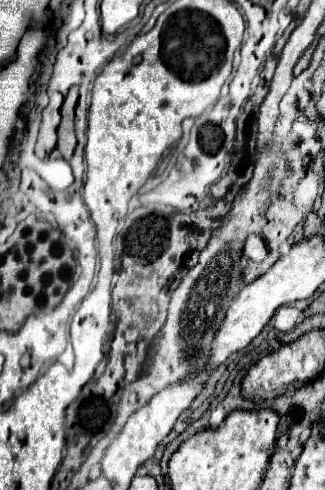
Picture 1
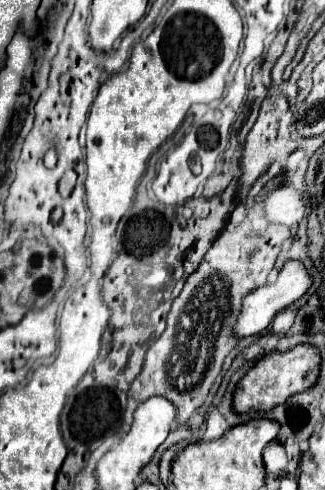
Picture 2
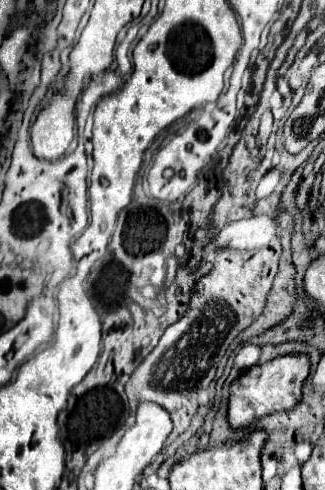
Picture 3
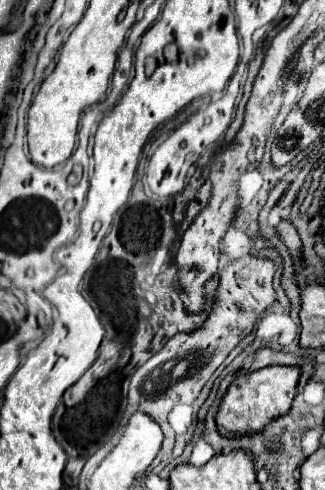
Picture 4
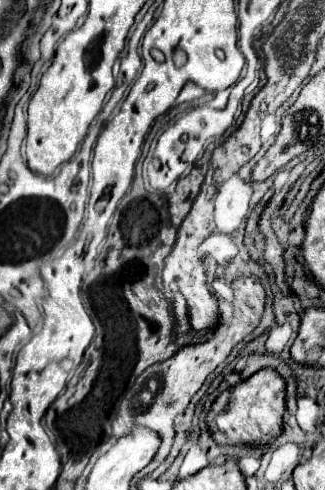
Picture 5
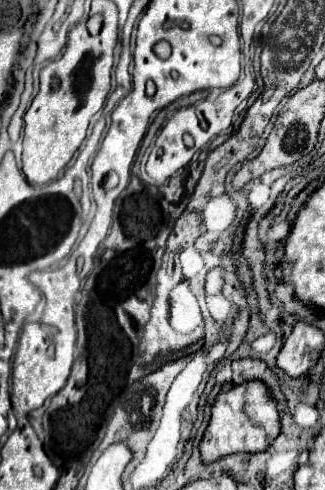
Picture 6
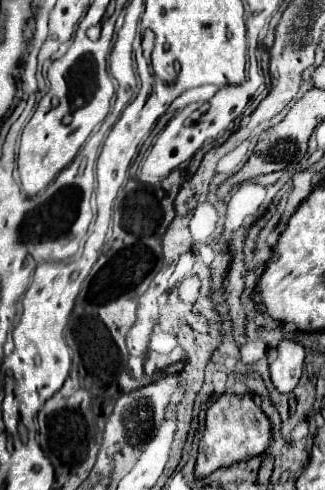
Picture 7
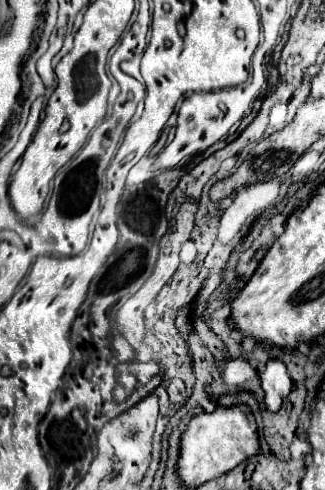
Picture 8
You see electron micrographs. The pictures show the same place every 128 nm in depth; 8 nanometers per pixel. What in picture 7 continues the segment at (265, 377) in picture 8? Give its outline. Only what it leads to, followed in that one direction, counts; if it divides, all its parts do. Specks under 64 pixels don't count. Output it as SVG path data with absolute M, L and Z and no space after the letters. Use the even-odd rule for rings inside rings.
M282 340L270 360L270 378L280 394L290 392L302 374L304 346L298 342Z

